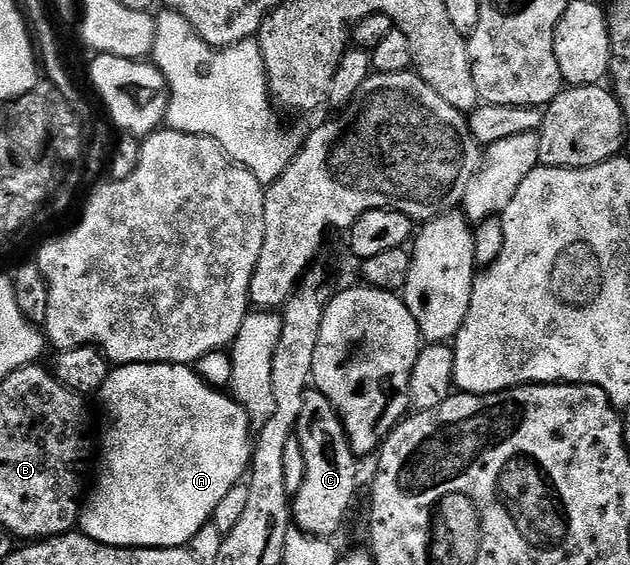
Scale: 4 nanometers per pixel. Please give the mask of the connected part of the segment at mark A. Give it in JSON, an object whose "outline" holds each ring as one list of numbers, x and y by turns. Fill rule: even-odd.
{"outline":[[123,365,110,372,107,383,103,383,99,394,101,413,105,416,105,438,99,441,99,461,101,470,96,470,95,480,84,498,79,518,80,532,104,545,114,545,124,549,180,549,188,546,189,540,204,525,213,520,213,513,227,493,246,480,253,463,255,433,251,428,249,412,228,392,208,385,196,368,188,365]]}

